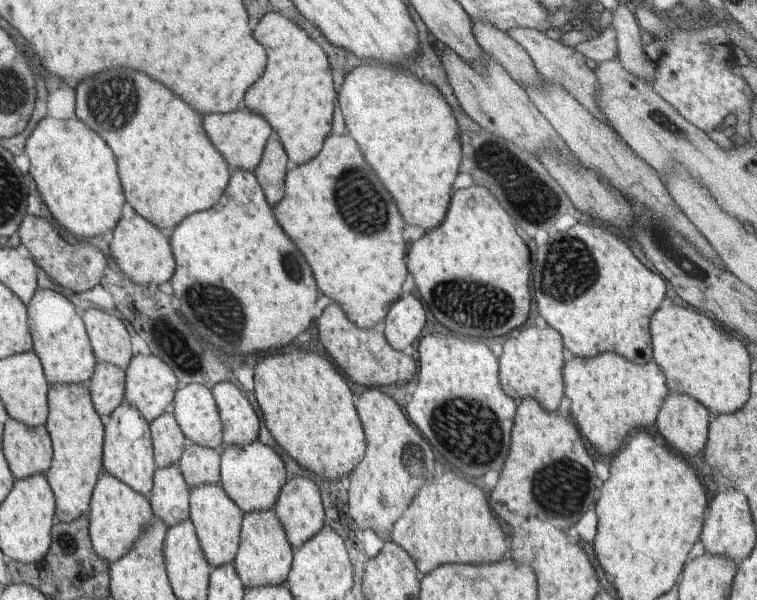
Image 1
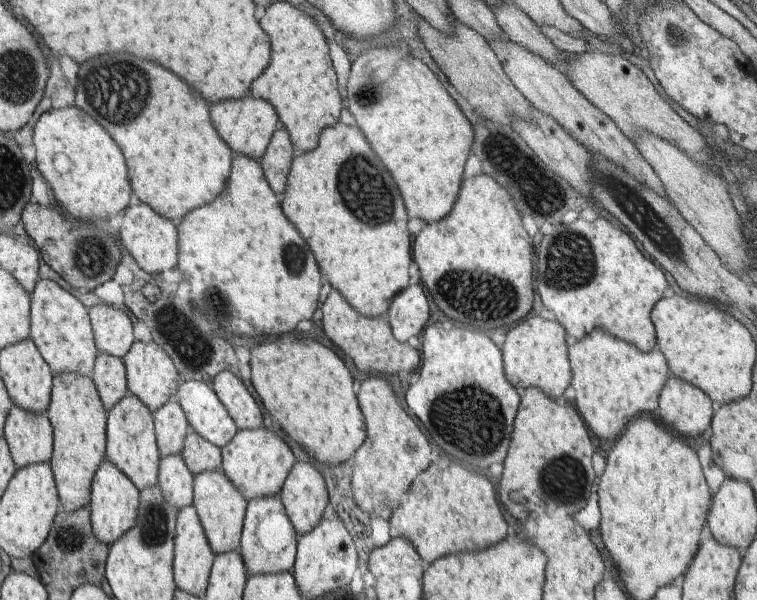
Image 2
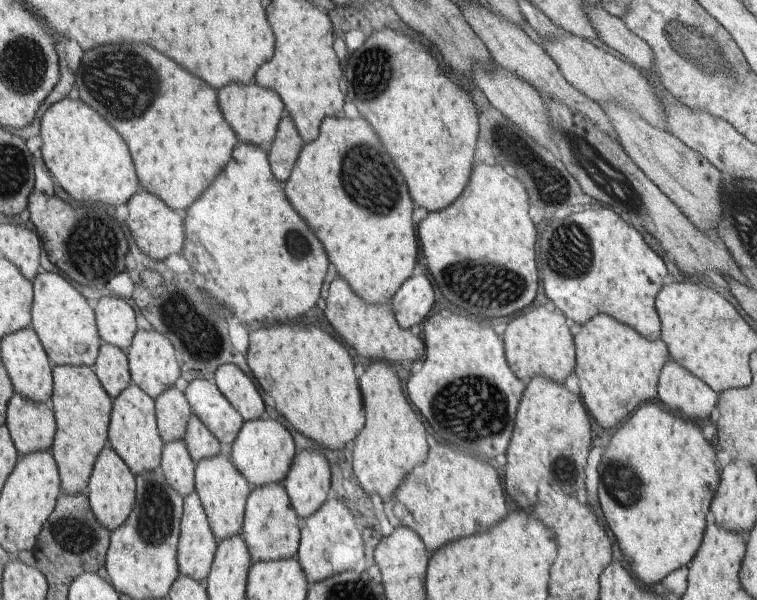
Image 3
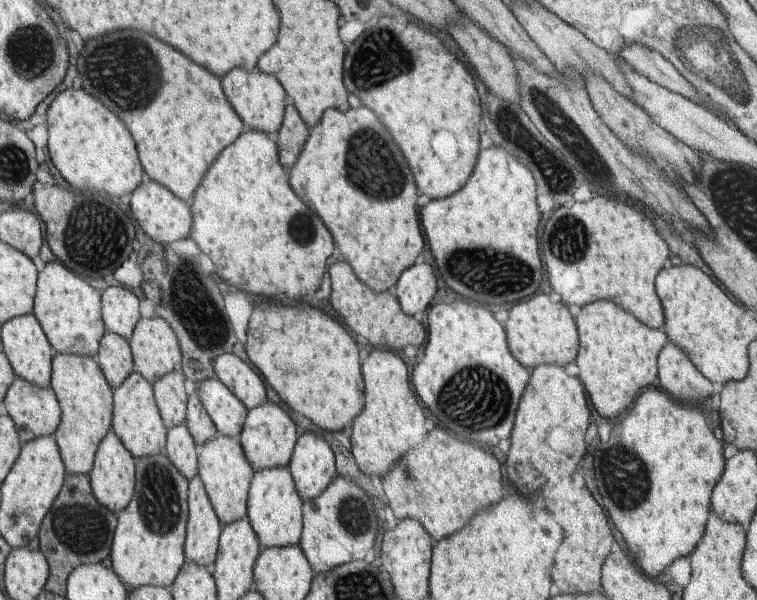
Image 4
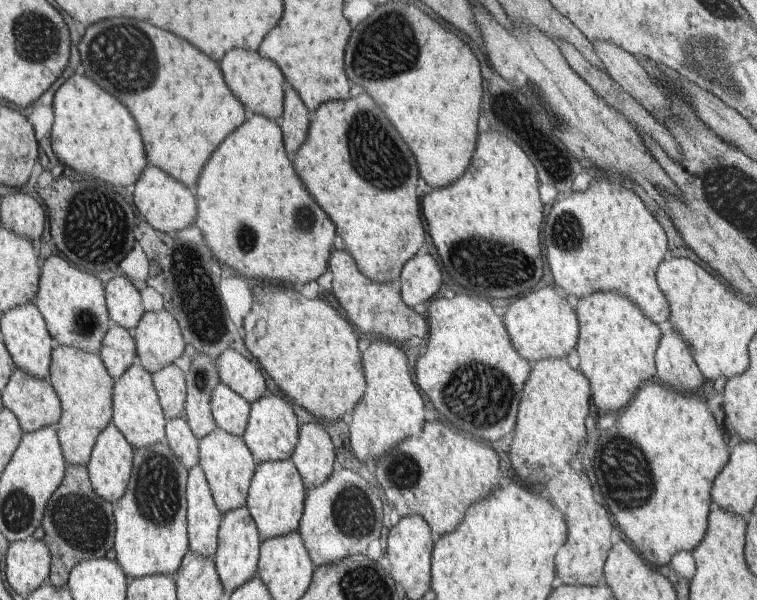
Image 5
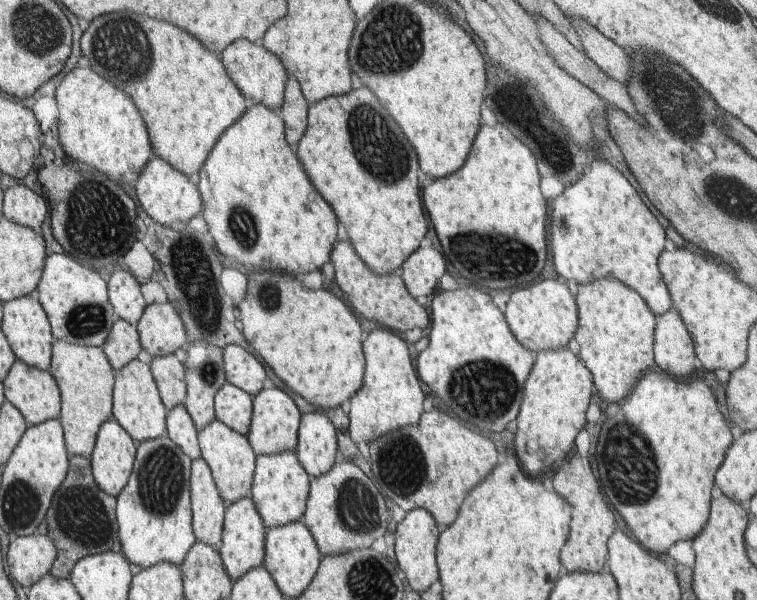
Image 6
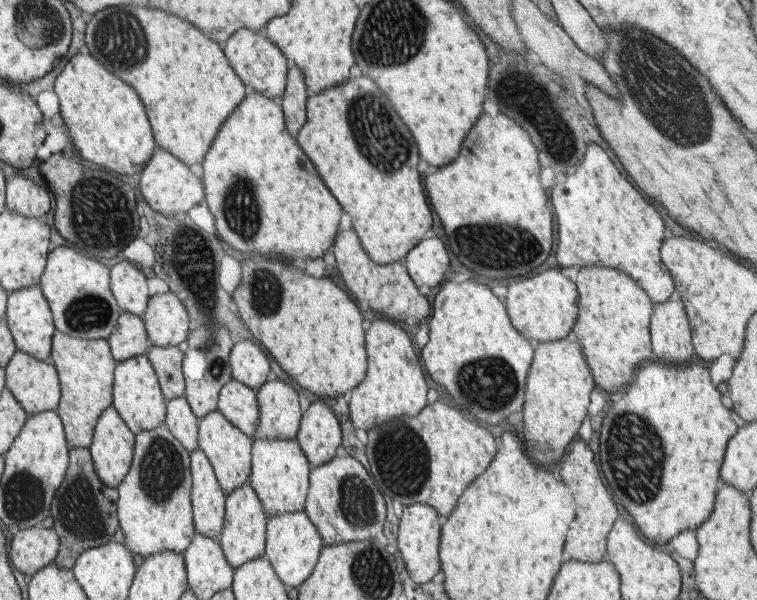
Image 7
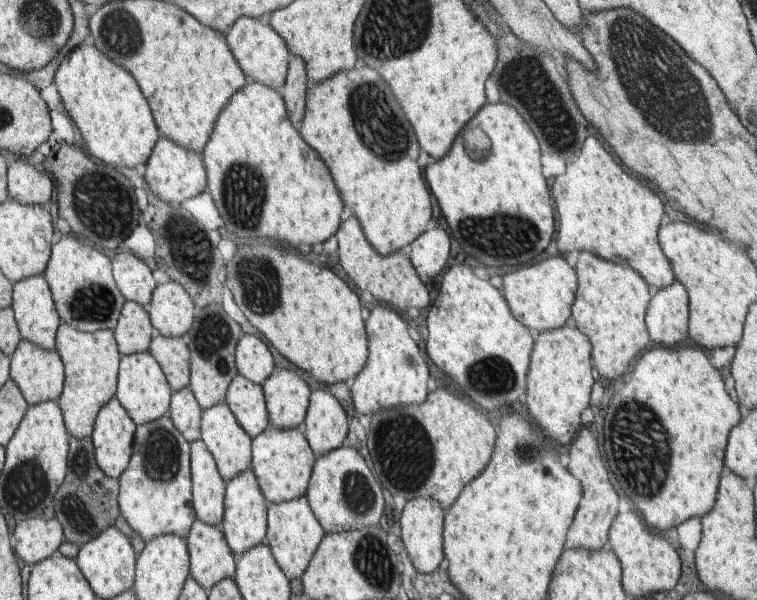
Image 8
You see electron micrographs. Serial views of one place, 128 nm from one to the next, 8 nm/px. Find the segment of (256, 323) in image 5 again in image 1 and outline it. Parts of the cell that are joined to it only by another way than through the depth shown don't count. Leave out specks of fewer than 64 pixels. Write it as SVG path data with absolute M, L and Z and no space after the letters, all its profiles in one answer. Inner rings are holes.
M295 347L264 358L253 369L254 394L278 446L302 468L329 481L350 476L366 448L352 390L336 367L318 354Z

